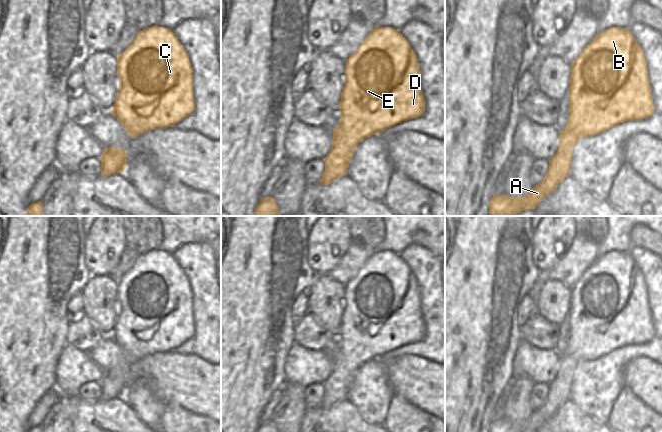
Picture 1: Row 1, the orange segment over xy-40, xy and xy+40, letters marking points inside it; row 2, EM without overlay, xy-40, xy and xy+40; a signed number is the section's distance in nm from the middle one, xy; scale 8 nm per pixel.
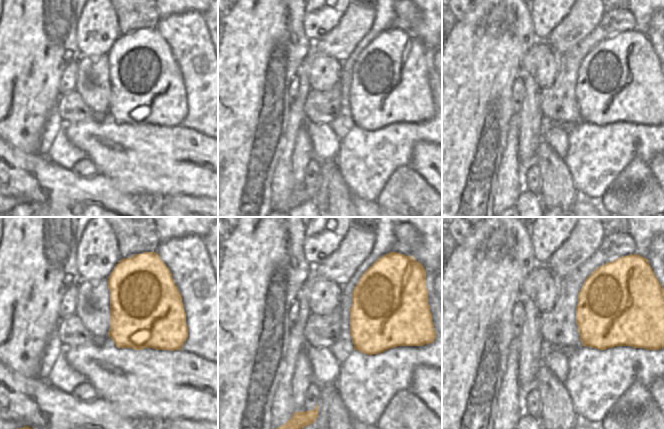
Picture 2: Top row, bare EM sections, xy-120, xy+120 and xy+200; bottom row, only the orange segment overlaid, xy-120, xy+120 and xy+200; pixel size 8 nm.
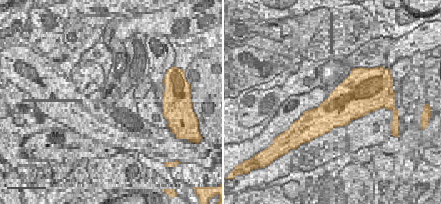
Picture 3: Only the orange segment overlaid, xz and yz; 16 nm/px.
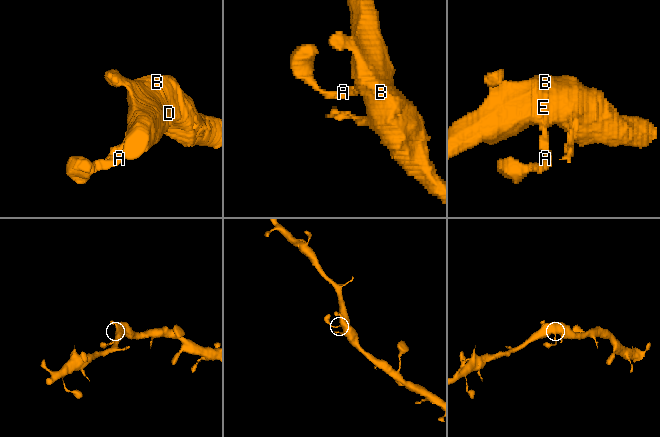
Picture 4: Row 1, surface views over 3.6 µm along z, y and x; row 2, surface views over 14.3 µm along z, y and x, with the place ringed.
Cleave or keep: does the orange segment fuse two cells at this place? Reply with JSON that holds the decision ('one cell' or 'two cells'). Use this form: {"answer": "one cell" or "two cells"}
{"answer": "one cell"}

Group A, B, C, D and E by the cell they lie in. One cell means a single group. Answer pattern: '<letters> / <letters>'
A B C D E

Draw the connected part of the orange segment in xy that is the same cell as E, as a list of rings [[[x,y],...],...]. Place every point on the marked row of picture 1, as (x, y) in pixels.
[[[375,27],[359,48],[345,61],[345,84],[339,102],[341,118],[333,129],[333,146],[323,159],[325,170],[320,184],[328,185],[347,175],[351,158],[357,146],[366,138],[382,133],[386,129],[410,119],[416,119],[425,112],[425,100],[421,90],[419,62],[407,39],[398,29]]]

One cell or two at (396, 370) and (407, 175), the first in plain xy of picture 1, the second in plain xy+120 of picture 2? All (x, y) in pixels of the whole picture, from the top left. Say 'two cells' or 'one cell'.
two cells

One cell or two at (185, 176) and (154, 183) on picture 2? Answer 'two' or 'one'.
one

